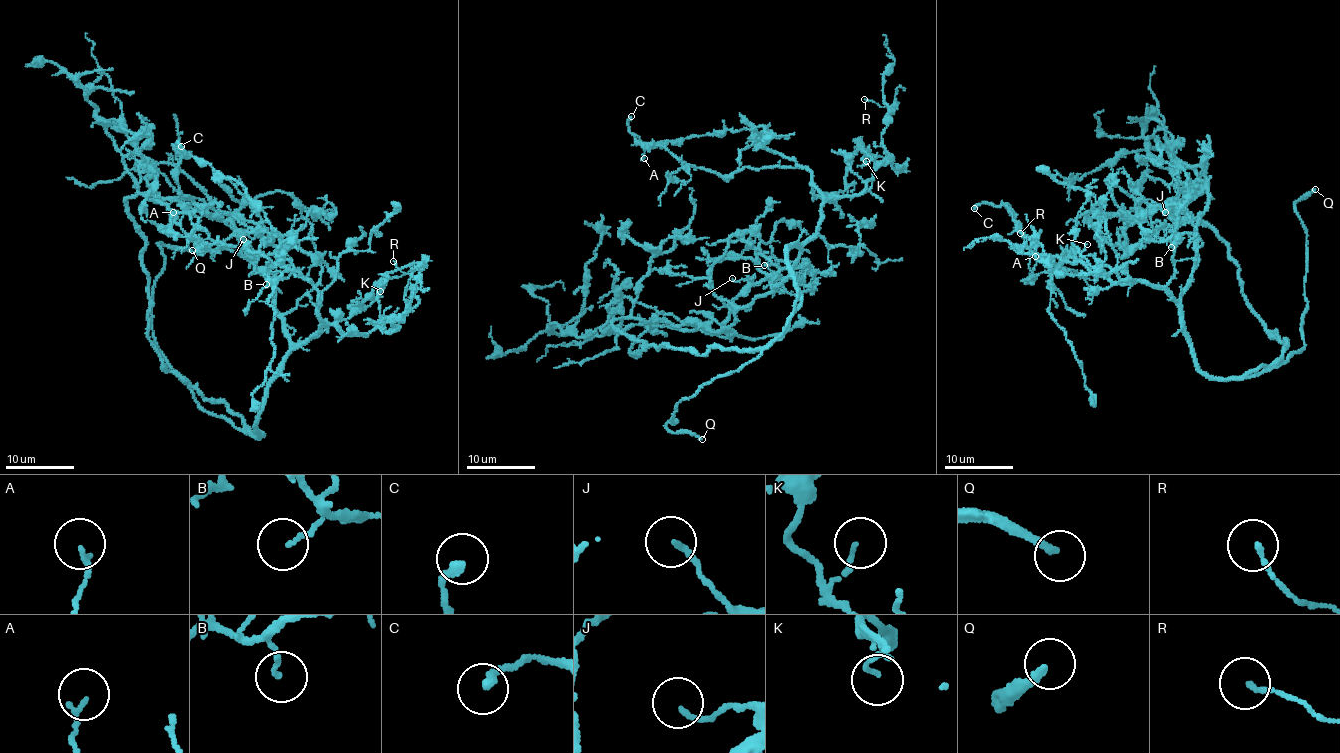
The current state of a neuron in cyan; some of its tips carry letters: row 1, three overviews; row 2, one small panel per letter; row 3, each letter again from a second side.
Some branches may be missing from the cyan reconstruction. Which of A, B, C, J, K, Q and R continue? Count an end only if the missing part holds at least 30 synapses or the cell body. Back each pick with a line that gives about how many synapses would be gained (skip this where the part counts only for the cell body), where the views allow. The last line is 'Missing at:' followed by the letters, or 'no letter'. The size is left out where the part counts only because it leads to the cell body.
Missing at: Q

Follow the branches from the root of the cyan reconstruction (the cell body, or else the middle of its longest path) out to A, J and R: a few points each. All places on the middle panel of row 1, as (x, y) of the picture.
A: (777, 285), (821, 218), (812, 171), (744, 166), (722, 176), (682, 164), (662, 146), (645, 148), (644, 158)
J: (777, 285), (774, 291), (740, 307), (732, 324), (727, 328), (732, 302), (748, 283), (732, 278)
R: (777, 285), (816, 233), (822, 206), (833, 197), (856, 196), (887, 161), (881, 132), (892, 106), (864, 99)

